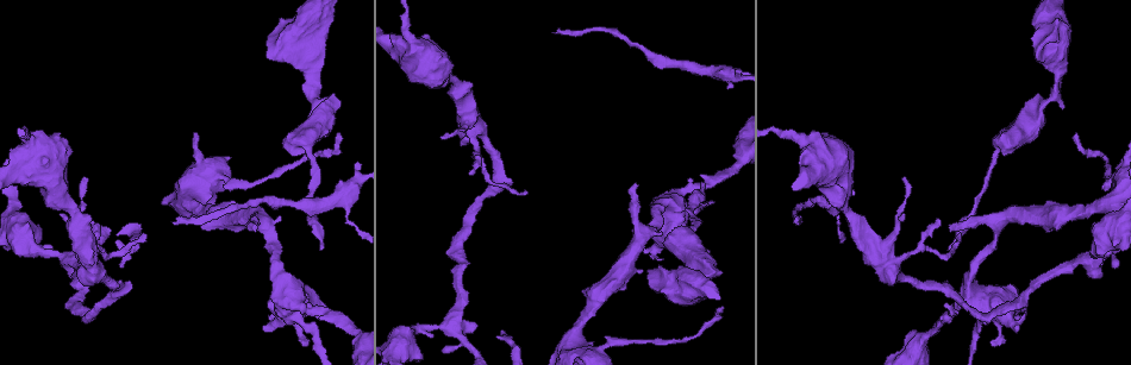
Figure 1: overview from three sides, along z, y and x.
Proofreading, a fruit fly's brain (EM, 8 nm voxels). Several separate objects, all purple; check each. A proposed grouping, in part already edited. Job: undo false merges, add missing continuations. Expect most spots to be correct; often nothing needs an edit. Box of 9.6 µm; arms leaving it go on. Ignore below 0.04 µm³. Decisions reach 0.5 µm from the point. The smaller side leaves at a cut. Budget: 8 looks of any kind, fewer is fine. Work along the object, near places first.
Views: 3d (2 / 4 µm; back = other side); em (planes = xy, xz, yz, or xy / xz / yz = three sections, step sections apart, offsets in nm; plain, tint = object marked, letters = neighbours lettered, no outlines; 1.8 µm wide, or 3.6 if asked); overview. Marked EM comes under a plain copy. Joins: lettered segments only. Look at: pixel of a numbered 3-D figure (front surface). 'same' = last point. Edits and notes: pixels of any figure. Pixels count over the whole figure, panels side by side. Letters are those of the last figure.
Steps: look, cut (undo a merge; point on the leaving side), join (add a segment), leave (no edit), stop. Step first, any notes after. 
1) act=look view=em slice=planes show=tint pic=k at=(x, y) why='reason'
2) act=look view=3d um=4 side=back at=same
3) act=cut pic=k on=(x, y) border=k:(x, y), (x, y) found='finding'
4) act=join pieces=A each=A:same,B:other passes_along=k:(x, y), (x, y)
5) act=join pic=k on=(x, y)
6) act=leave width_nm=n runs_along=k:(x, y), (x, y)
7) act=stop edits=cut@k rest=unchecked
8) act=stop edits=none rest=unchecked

act=look view=3d um=4 pic=1 at=(554, 32) why='an open end'

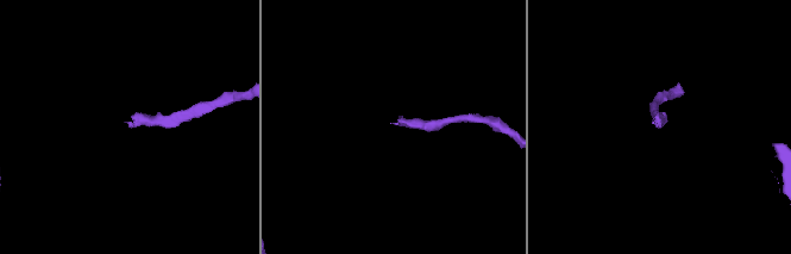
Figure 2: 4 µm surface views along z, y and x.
act=look view=em slice=xz step=4 show=tint pic=2 at=(124, 122)

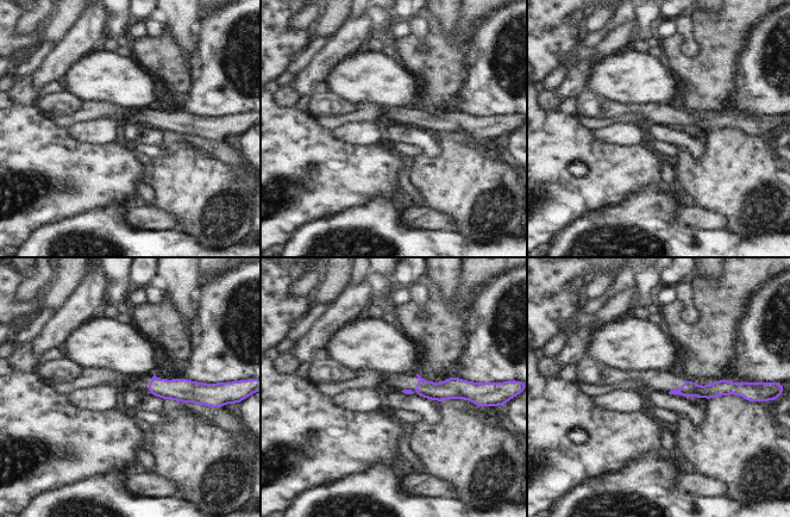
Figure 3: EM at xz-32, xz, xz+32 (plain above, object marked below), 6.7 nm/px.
act=look view=em slice=planes show=letters at=same why='cut it another way'

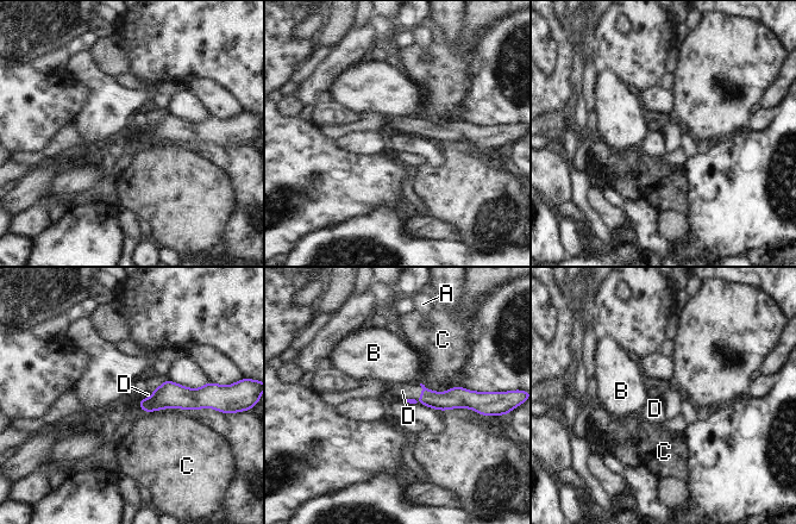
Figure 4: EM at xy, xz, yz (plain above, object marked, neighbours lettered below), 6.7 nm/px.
act=join pieces=D each=A:other,B:other,C:other,D:same passes_along=4:(457, 397), (420, 399), (402, 391) found='it goes on there'

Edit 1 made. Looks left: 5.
act=look view=overview

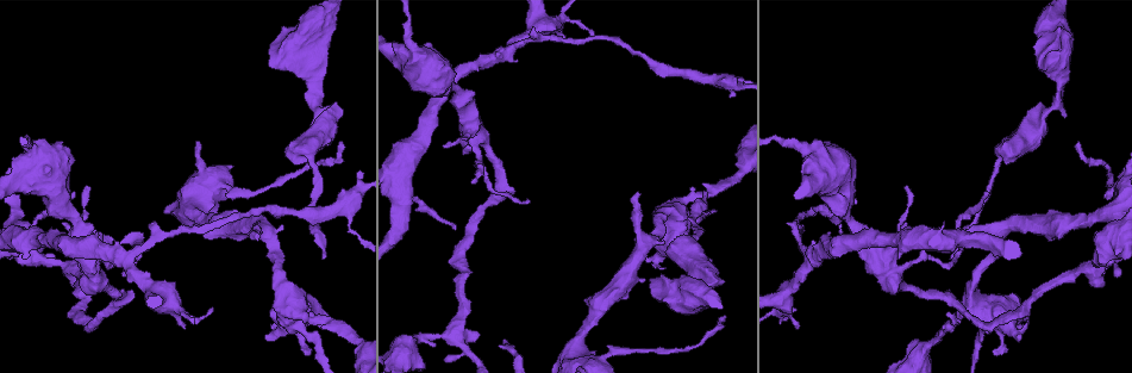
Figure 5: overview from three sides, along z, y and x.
act=look view=em slice=xy step=8 show=letters pic=5 at=(637, 193) why='branch stops here'

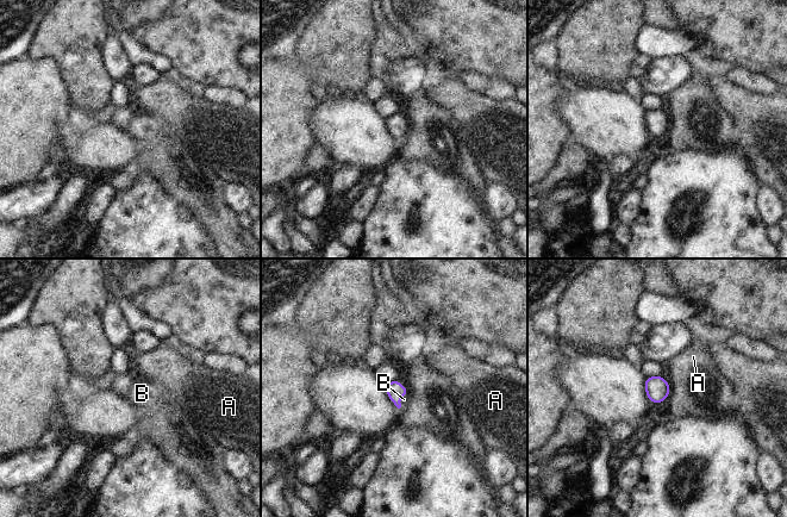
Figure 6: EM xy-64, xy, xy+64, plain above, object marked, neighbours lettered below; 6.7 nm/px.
act=look view=em slice=planes show=letters at=same why='another direction'

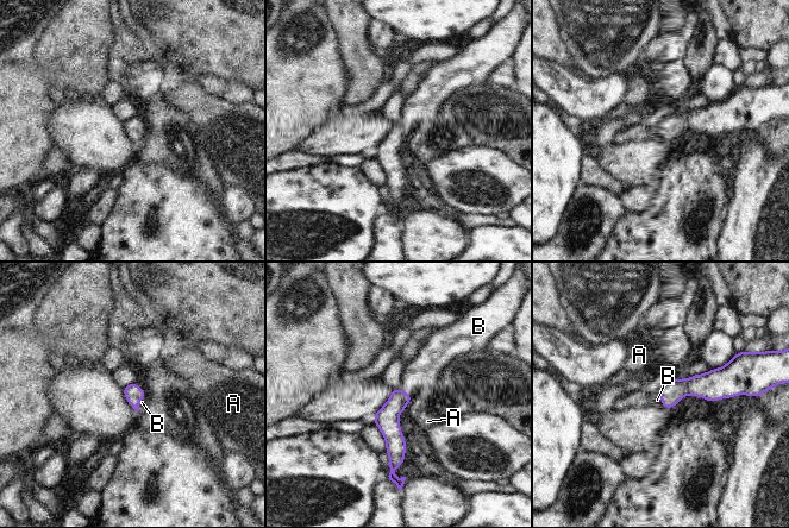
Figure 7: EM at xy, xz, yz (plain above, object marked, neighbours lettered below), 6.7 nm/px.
act=join pieces=B each=A:other,B:same found='the cell continues'

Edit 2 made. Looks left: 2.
act=look view=em slice=xz step=16 show=tint pic=5 at=(74, 193) why='tapers out'

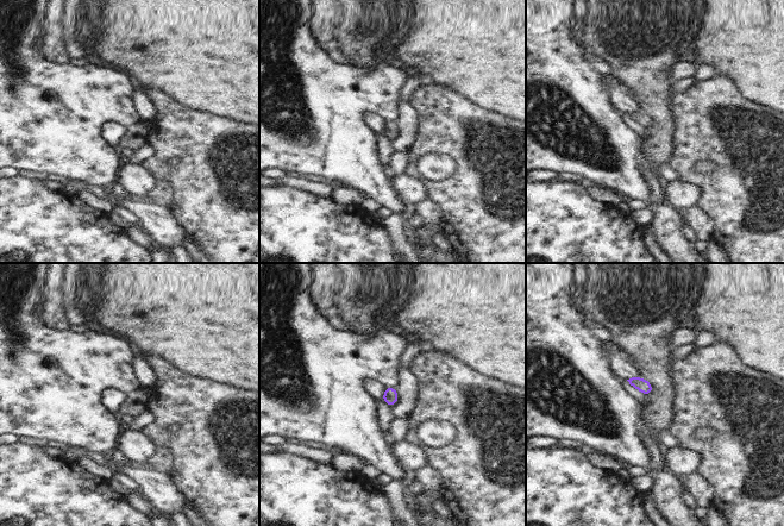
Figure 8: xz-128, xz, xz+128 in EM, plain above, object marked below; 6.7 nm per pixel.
act=look view=em slice=planes show=letters at=same

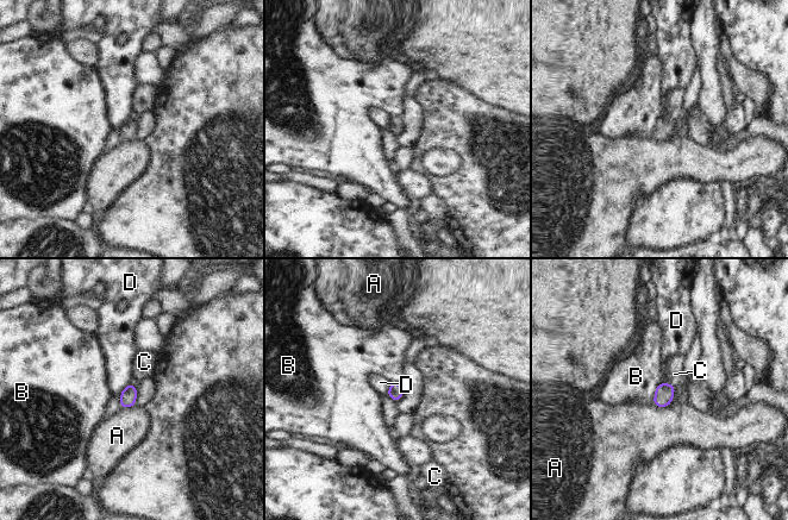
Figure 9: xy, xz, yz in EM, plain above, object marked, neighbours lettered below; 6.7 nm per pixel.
act=join pieces=C each=A:other,B:other,C:same,D:other passes_along=9:(663, 394), (670, 384), (674, 374) found='the cell continues'

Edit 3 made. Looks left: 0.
act=stop edits=join@4,join@7,join@9 rest=unchecked

